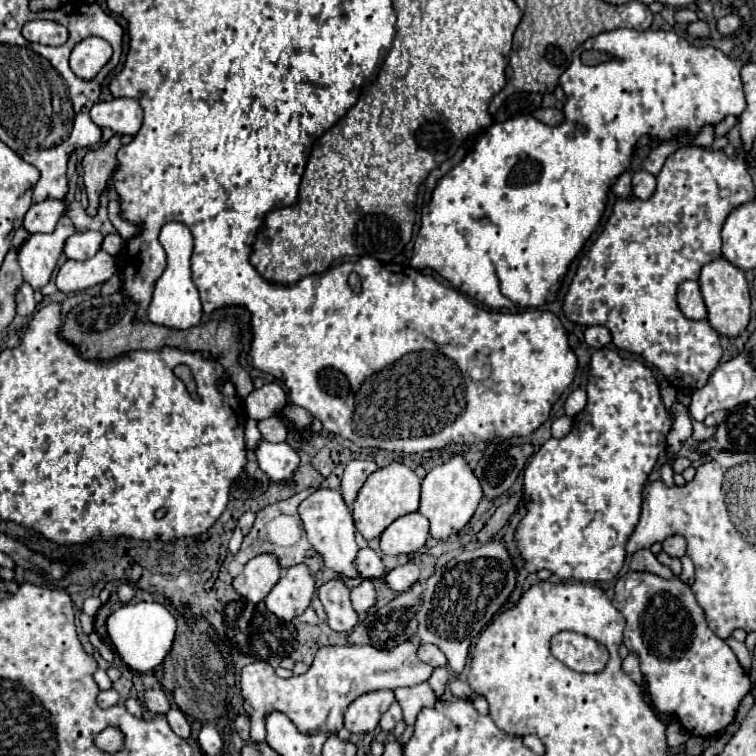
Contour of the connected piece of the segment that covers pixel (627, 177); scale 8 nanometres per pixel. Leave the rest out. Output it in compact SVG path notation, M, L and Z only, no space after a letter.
M623 173L617 183L613 185L613 193L621 199L629 199L633 197L633 191L631 191L631 173Z

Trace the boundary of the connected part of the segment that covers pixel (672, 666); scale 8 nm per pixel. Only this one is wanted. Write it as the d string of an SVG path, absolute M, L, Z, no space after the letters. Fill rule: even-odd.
M627 573L625 577L617 579L615 583L615 597L619 611L627 619L623 643L625 647L639 657L641 673L647 683L647 693L651 697L653 707L659 713L669 713L679 719L679 723L695 737L713 737L735 719L735 711L741 699L751 691L751 679L747 677L745 669L739 665L739 659L729 649L729 645L719 639L705 621L703 609L699 607L693 591L685 585L679 577L667 581L653 573ZM625 579L635 579L637 587L631 593L625 593Z

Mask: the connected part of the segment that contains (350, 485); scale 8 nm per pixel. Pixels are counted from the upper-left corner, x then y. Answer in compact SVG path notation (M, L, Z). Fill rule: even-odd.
M355 459L355 461L347 463L345 473L343 473L343 481L341 481L341 495L343 495L343 501L349 509L353 507L353 501L357 499L357 493L363 487L365 479L377 469L379 467L369 459Z

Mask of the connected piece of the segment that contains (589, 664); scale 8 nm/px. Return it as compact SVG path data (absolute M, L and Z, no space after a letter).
M561 631L551 639L551 653L567 667L581 673L599 673L609 659L603 645L573 631Z

